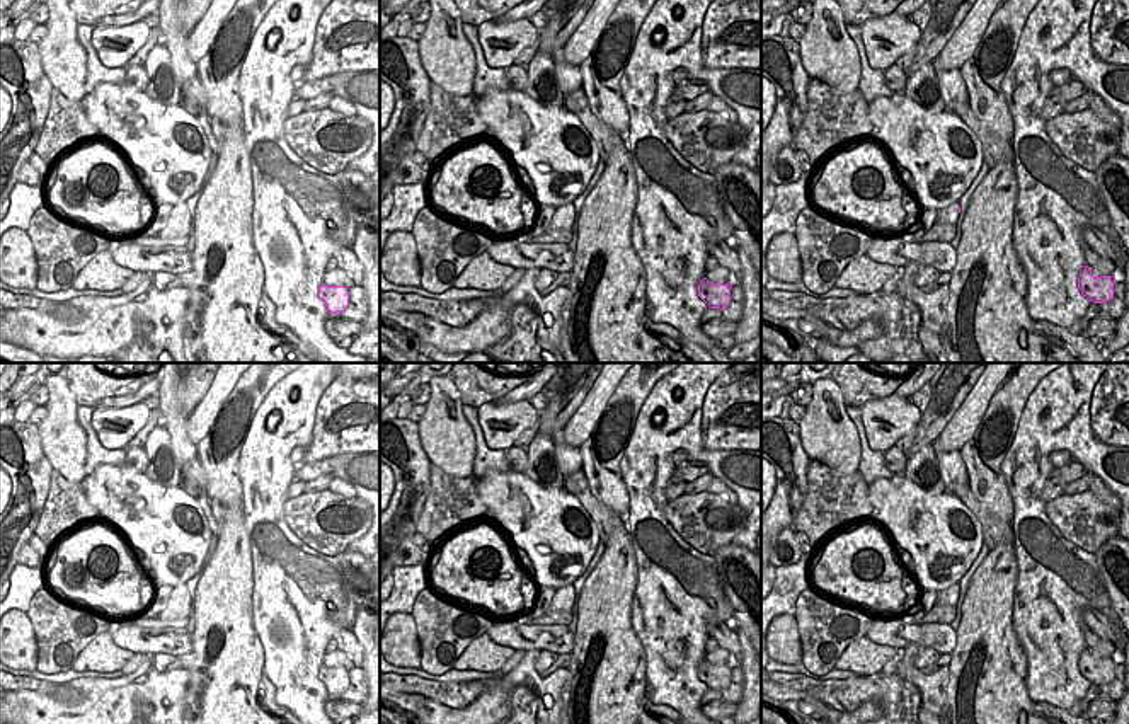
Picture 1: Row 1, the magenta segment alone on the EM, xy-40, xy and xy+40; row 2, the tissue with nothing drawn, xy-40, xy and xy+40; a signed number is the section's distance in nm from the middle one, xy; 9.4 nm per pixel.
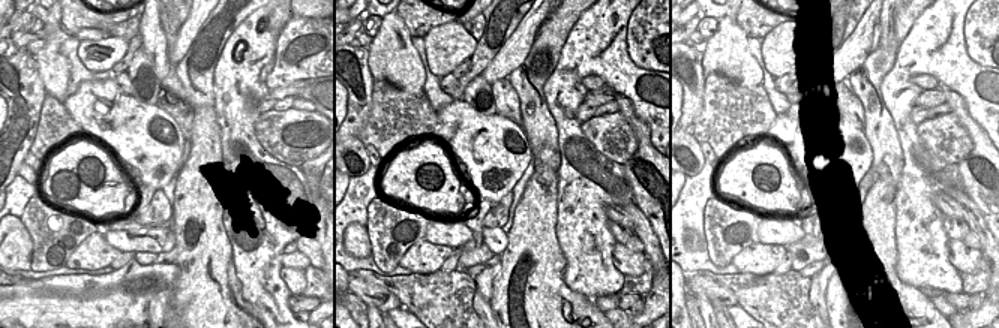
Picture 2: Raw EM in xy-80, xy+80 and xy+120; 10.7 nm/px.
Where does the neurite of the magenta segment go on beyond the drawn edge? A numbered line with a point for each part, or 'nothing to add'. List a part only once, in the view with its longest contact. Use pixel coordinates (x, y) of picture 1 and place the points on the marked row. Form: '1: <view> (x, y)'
1: xy+40 (951, 213).

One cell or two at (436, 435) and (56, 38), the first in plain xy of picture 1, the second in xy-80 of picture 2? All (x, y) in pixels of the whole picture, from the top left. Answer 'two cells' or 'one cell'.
one cell

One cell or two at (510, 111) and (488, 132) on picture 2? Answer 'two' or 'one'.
two

